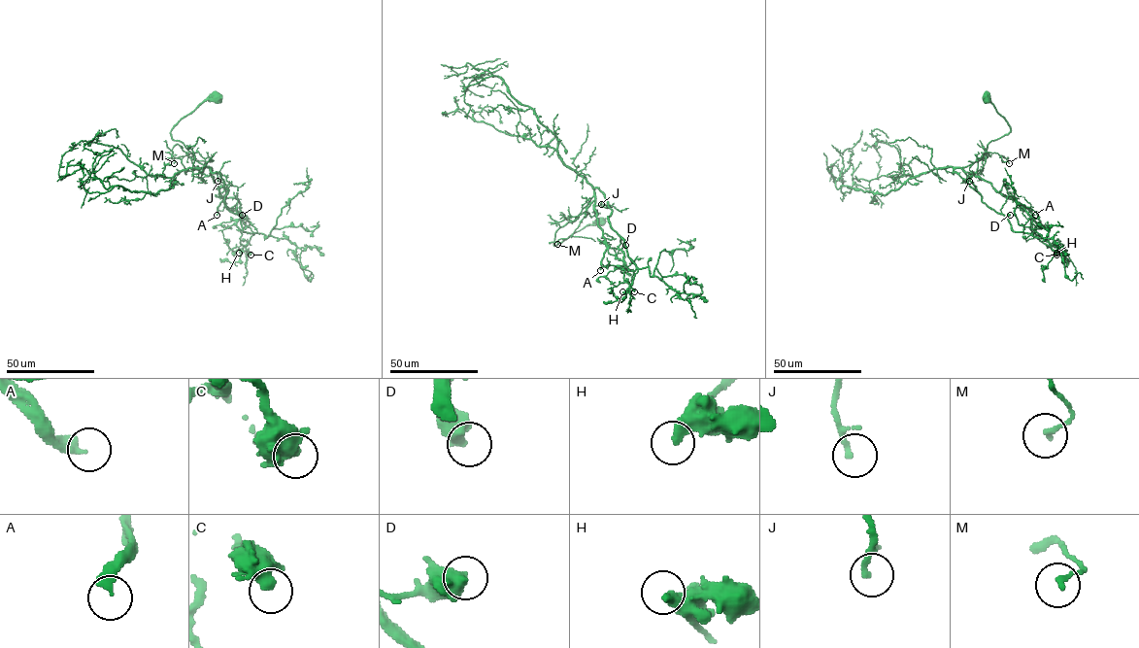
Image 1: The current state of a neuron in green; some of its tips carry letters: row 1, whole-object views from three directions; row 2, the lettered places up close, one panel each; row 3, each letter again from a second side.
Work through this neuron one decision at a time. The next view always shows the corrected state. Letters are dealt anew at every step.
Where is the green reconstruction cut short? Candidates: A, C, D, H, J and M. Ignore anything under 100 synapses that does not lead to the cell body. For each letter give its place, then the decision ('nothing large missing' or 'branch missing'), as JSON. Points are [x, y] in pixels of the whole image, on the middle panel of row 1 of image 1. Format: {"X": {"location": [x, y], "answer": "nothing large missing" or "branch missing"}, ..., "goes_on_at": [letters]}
{"A": {"location": [600, 270], "answer": "branch missing"}, "C": {"location": [634, 291], "answer": "nothing large missing"}, "D": {"location": [625, 245], "answer": "nothing large missing"}, "H": {"location": [622, 291], "answer": "nothing large missing"}, "J": {"location": [601, 204], "answer": "nothing large missing"}, "M": {"location": [557, 244], "answer": "nothing large missing"}, "goes_on_at": ["A"]}

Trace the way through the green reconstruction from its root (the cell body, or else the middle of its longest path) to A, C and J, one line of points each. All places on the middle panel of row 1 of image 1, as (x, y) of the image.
A: (600, 221), (586, 224), (553, 244), (555, 232), (573, 221), (593, 196), (596, 223), (606, 247), (600, 270)
C: (600, 221), (553, 244), (555, 232), (573, 221), (593, 196), (608, 252), (623, 261), (623, 280), (634, 291)
J: (600, 221), (586, 224), (553, 244), (555, 232), (573, 221), (593, 196), (594, 204), (601, 204)

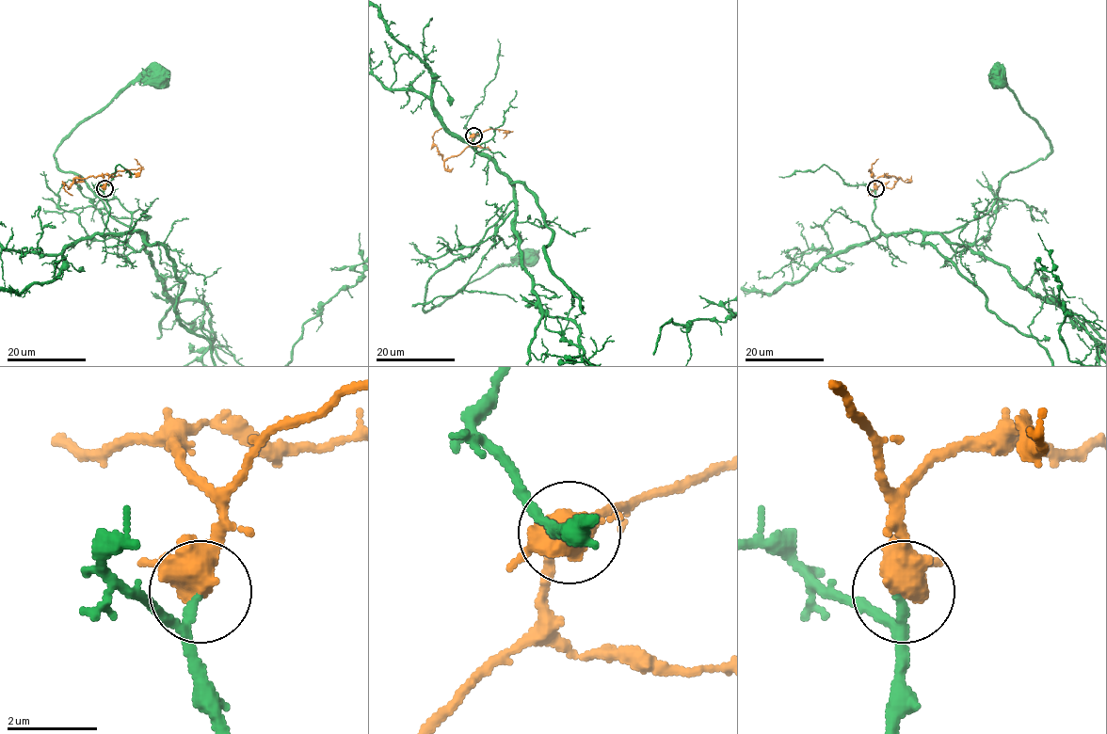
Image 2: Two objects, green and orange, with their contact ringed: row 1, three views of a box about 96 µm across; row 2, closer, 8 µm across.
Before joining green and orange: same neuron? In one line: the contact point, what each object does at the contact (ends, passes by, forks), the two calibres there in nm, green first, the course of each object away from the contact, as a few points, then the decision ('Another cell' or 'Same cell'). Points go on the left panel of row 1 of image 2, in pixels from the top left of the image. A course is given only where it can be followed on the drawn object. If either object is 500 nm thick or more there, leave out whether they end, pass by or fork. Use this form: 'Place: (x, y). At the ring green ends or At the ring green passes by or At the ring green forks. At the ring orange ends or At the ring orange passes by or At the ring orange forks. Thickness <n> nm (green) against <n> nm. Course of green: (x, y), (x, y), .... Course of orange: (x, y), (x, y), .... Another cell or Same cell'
Place: (104, 188). At the ring green passes by. At the ring orange forks. Thickness 140 nm (green) against 420 nm. Course of green: (104, 189), (104, 234), (144, 233), (60, 169), (54, 153), (132, 84), (157, 79). Course of orange: (104, 189), (103, 176), (74, 178), (69, 188), (64, 183), (64, 189), (72, 195). Same cell

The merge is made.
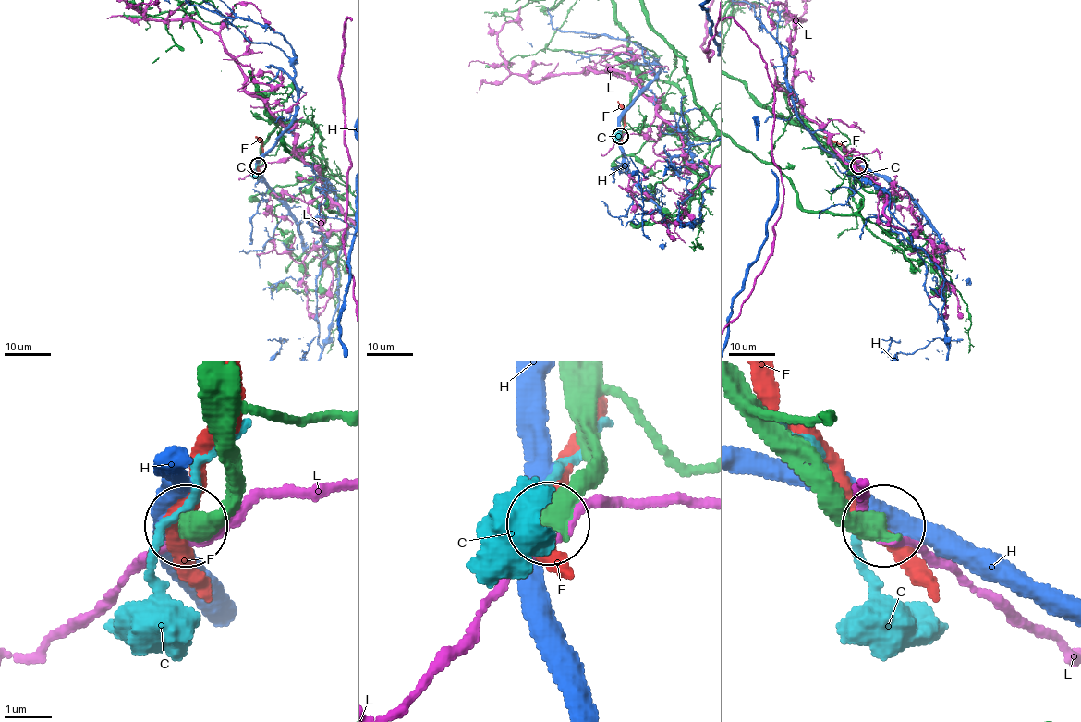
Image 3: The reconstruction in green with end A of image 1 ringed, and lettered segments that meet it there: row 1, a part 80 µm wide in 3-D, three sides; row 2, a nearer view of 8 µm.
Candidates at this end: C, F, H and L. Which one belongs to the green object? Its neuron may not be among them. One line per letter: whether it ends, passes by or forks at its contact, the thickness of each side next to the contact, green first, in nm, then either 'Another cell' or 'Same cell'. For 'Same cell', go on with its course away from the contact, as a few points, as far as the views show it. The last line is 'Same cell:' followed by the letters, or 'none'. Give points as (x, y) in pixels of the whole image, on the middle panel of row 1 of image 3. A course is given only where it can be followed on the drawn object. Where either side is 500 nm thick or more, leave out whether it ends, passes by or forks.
C: Thickness 550 nm (green) against 160 nm. Another cell
F: Thickness 500 nm (green) against 320 nm. Another cell
H: It passes by. Thickness 480 nm (green) against 480 nm. Another cell
L: Thickness 500 nm (green) against 190 nm. Another cell
Same cell: none

